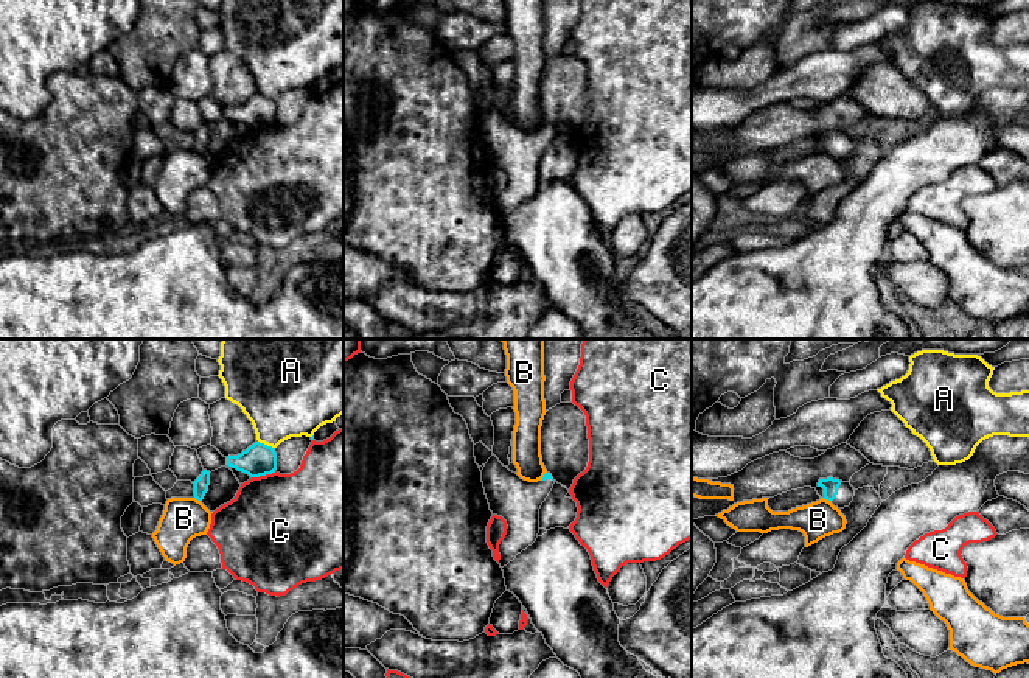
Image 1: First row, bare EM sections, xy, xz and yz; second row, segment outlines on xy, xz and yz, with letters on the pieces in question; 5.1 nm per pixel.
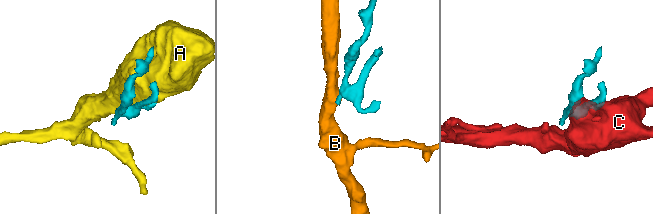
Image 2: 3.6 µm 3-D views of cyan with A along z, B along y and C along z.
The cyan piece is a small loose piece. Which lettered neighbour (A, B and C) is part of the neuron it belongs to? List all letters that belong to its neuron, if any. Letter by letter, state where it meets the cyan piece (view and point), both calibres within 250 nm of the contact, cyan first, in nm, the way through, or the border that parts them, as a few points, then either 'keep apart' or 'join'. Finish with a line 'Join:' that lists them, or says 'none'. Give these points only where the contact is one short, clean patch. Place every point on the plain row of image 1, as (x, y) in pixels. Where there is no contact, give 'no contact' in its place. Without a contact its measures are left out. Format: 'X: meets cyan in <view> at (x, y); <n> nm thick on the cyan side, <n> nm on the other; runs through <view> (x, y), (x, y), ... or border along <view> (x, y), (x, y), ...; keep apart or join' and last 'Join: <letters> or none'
A: meets cyan in xy at (266, 97); 160 nm thick on the cyan side, 400 nm on the other; keep apart
B: meets cyan in yz at (827, 151); 90 nm thick on the cyan side, 190 nm on the other; border along yz (823, 150), (830, 153); keep apart
C: meets cyan in xy at (263, 126); 160 nm thick on the cyan side, 500 nm on the other; keep apart
Join: none

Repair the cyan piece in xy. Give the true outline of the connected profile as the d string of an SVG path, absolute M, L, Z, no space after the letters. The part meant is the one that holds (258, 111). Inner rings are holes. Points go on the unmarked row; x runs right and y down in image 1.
M255 93L241 106L228 107L227 117L249 126L250 129L260 129L275 124L277 104L275 100Z

